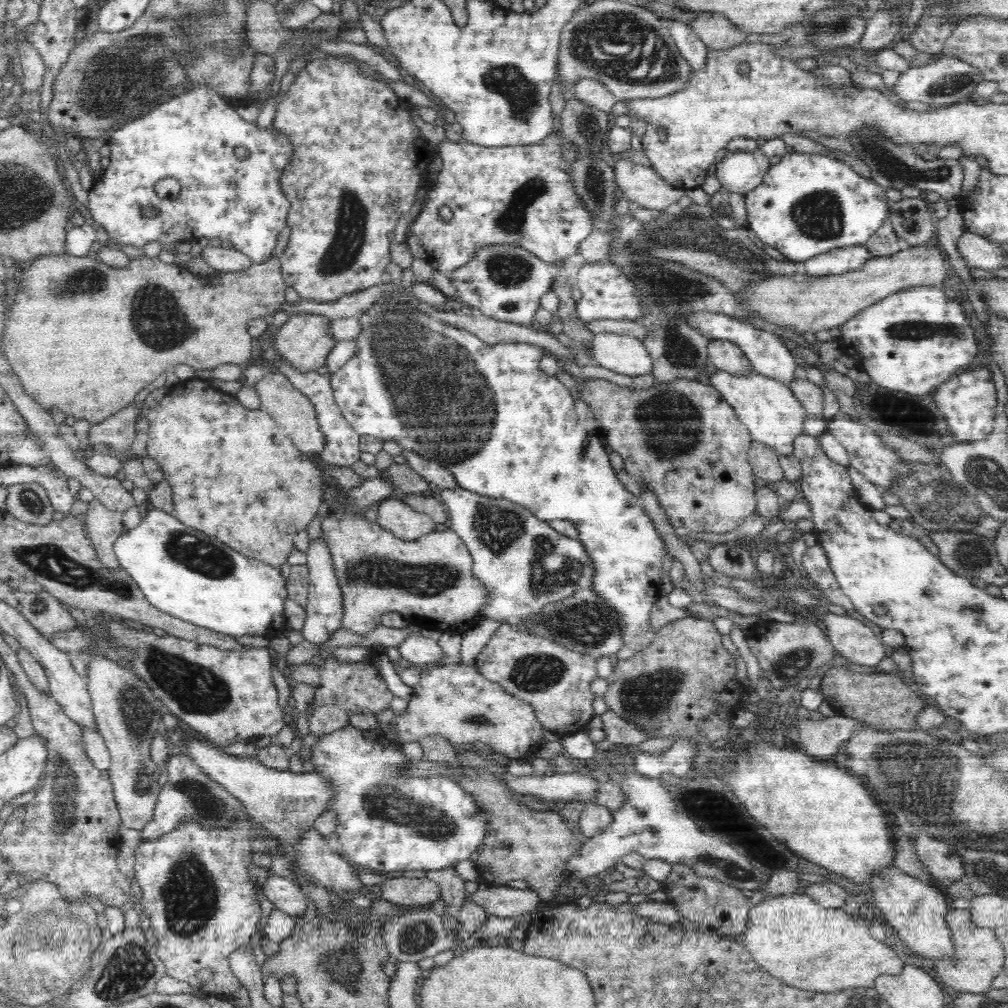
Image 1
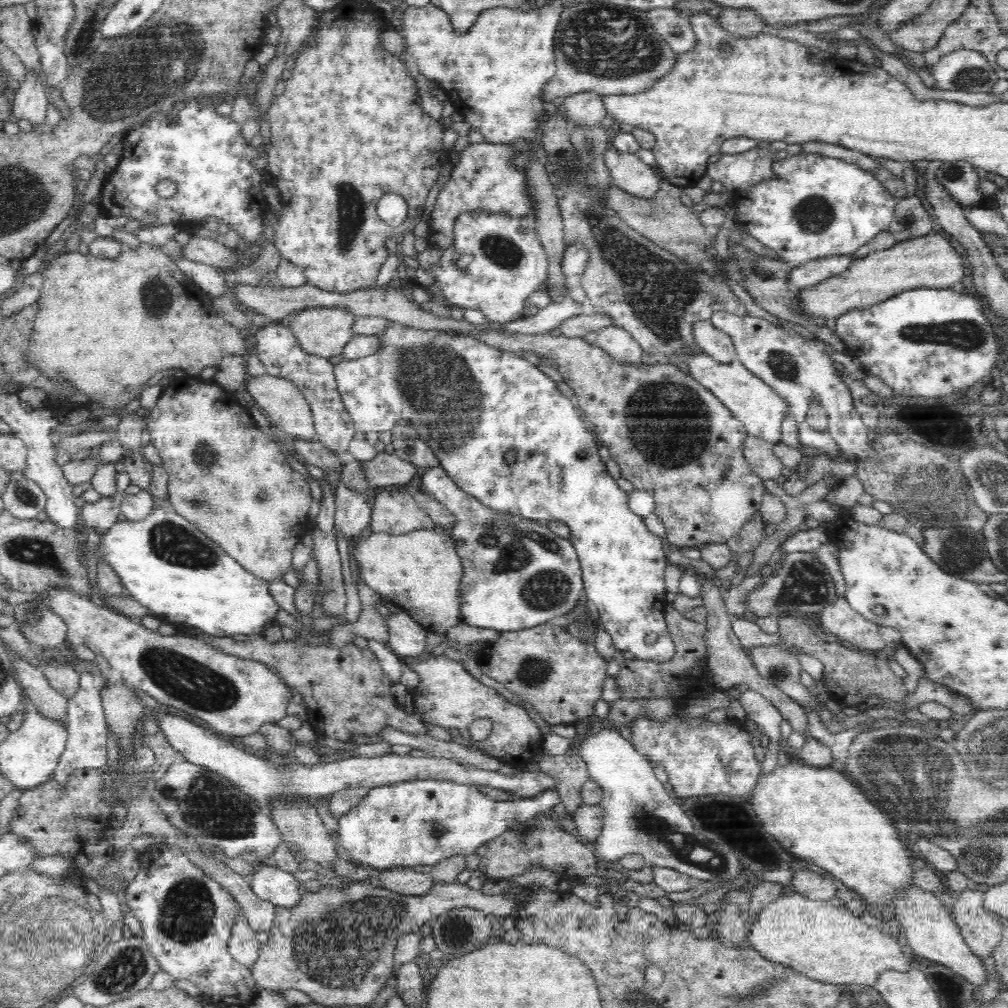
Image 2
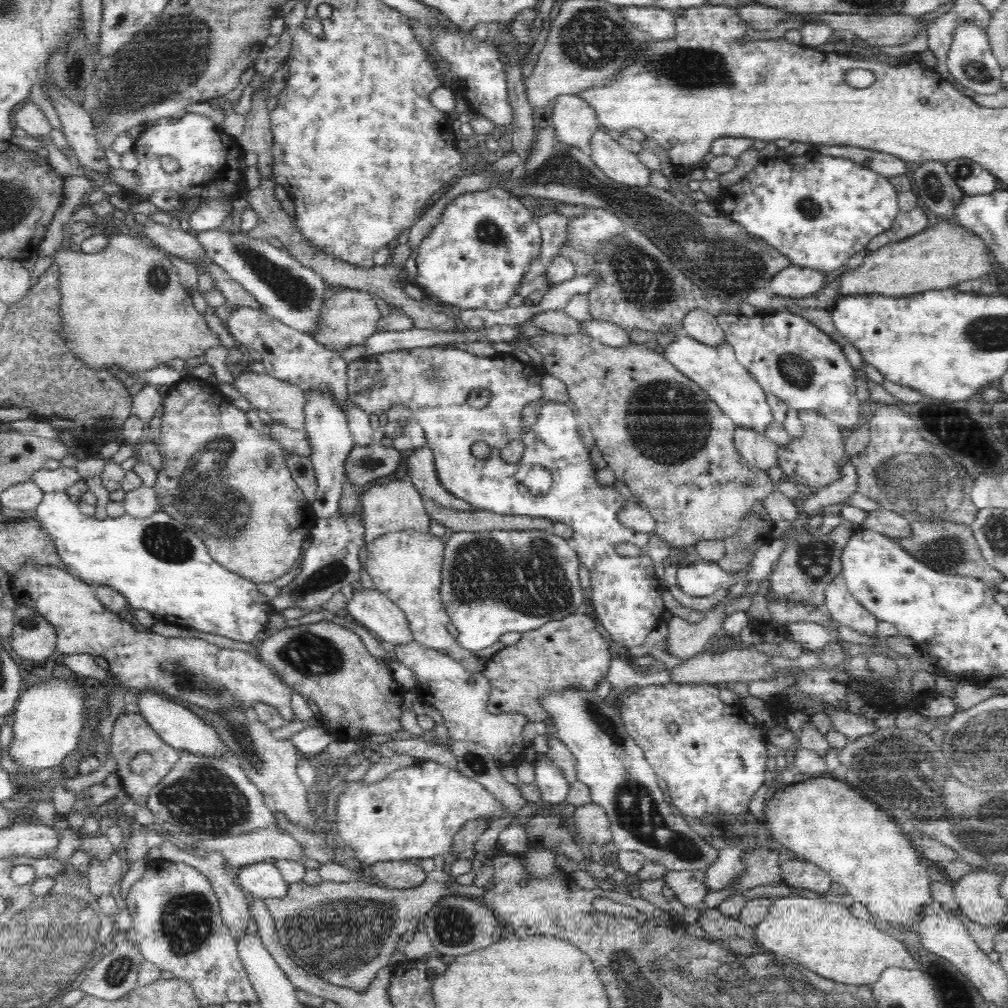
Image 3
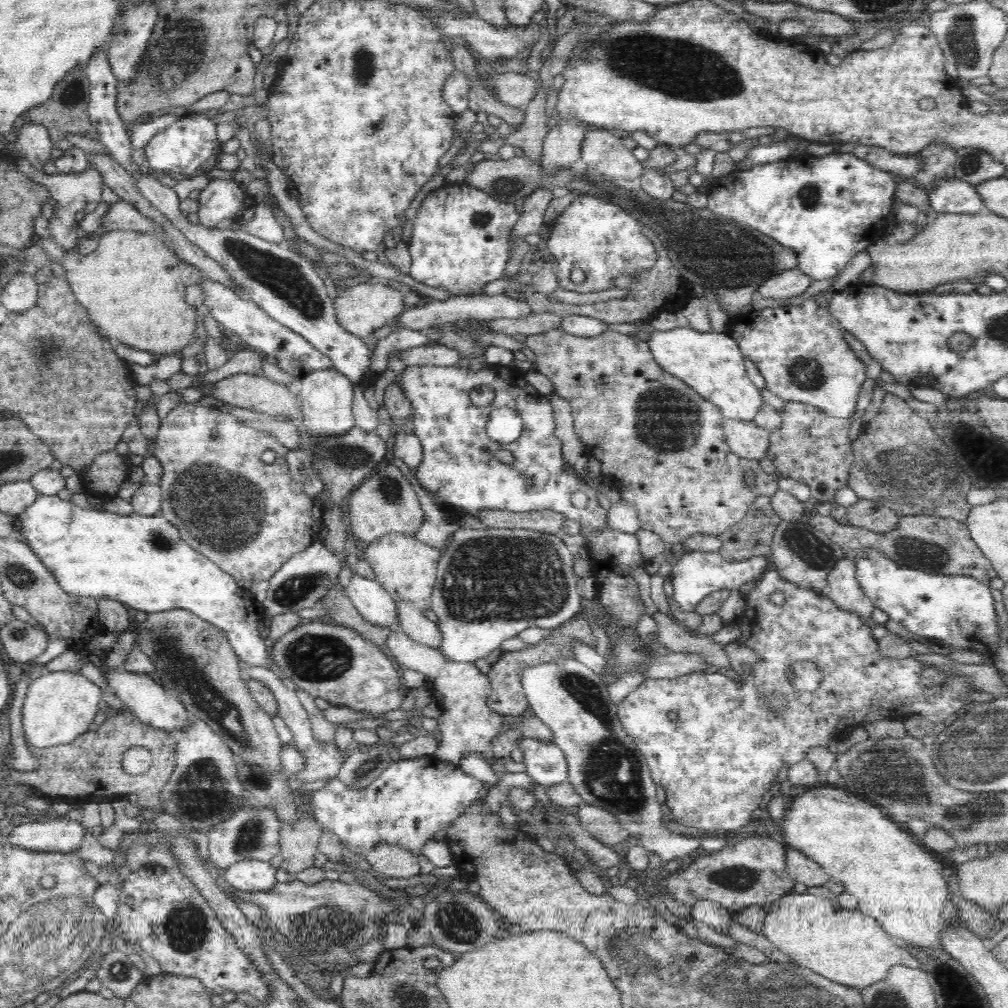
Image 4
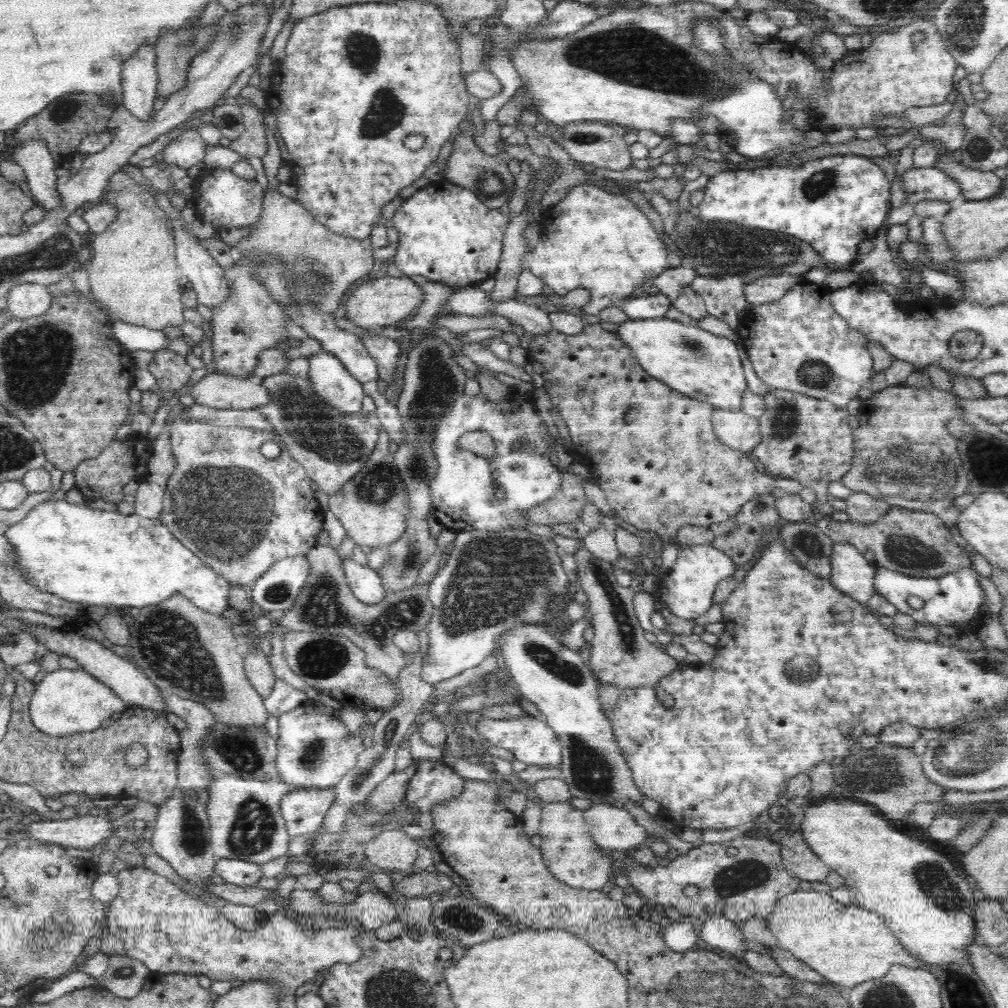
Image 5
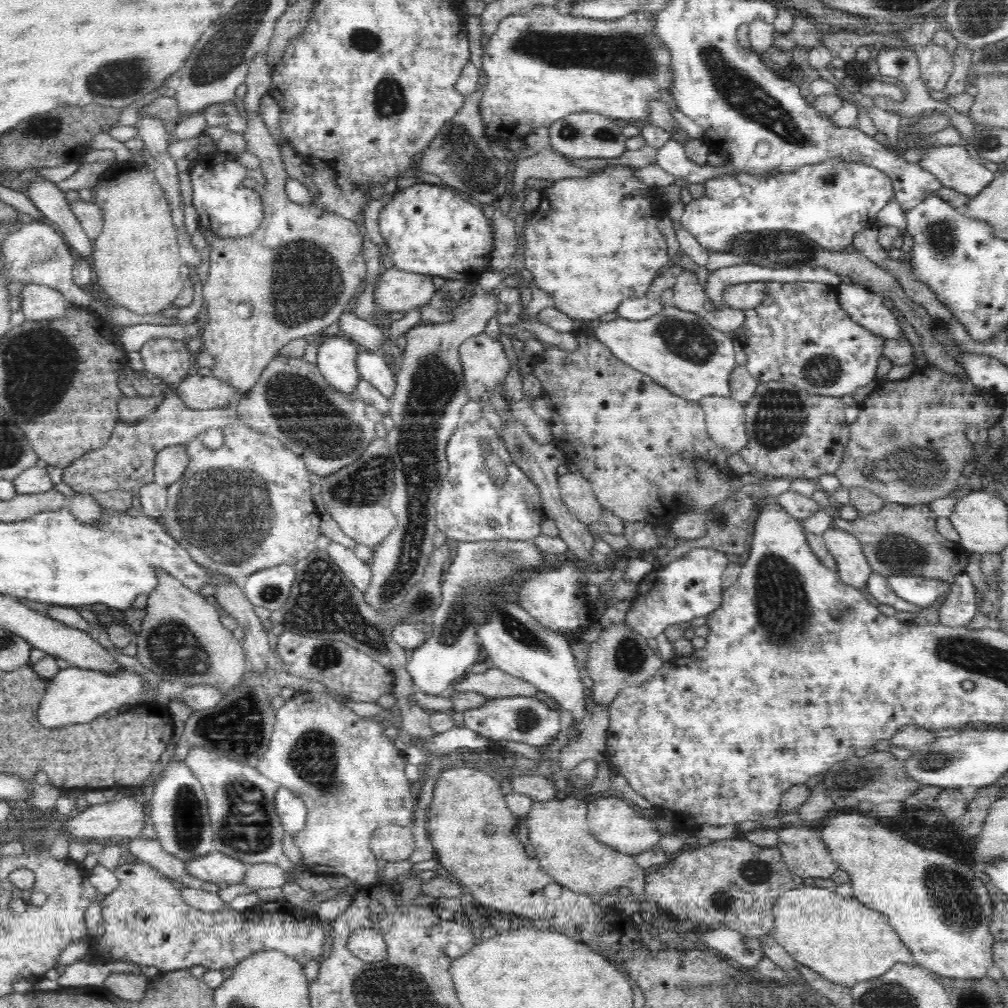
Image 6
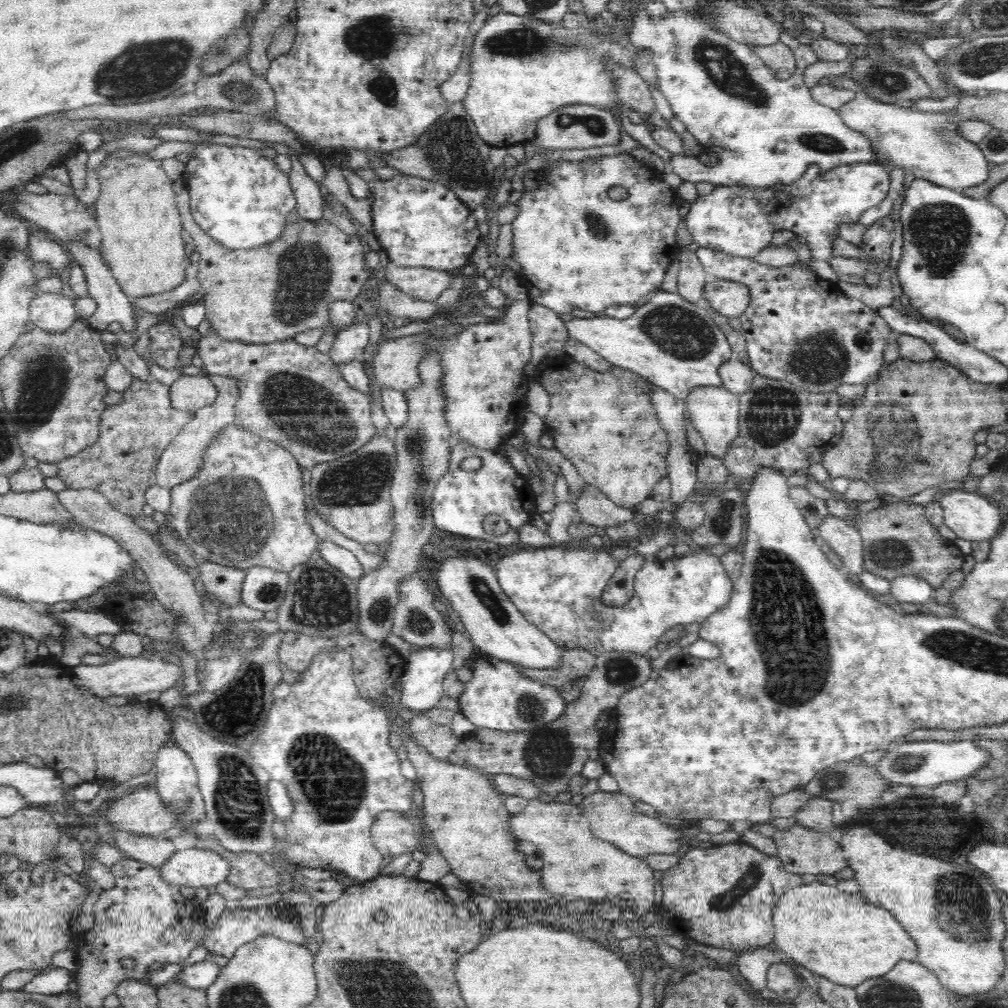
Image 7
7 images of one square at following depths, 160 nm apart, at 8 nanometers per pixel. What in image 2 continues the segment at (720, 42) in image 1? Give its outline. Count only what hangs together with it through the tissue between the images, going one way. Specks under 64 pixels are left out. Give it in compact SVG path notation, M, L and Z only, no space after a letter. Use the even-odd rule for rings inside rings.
M723 7L718 21L727 32L741 38L764 34L766 28L769 27L760 19L760 15L756 14L756 11L746 8Z

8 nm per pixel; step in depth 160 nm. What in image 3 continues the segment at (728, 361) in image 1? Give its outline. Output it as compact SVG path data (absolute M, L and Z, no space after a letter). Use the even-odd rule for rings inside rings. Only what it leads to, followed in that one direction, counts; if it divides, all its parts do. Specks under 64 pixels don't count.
M696 308L684 316L684 324L678 335L690 338L710 346L716 346L726 342L725 333L720 328L717 316Z

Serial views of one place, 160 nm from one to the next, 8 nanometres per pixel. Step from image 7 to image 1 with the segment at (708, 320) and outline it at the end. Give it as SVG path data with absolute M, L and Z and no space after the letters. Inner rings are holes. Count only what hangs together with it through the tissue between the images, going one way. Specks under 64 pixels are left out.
M720 369L709 370L710 386L715 388L732 405L742 424L750 431L752 440L758 441L773 448L778 455L792 455L793 440L802 434L803 422L809 412L804 405L793 395L792 389L767 376L752 371L747 375L734 375Z

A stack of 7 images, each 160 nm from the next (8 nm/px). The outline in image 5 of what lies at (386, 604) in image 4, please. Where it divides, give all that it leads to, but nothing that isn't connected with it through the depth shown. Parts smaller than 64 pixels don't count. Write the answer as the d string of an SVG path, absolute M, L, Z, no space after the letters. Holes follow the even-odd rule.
M342 558L347 584L354 596L366 604L374 604L386 596L382 580L376 570L356 564L353 558Z

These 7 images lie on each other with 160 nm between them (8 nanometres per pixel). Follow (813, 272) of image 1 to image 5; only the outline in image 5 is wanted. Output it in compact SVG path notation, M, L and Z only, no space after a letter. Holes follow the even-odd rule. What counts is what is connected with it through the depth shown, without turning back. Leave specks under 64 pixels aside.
M780 273L774 276L760 277L746 283L743 293L745 300L756 306L778 300L792 287L803 283L804 278L800 275Z

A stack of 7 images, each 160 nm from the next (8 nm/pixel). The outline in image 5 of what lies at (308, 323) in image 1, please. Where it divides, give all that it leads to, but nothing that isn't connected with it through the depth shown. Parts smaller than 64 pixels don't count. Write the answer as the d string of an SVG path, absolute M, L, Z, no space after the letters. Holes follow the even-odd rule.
M386 275L381 279L373 277L360 285L350 296L346 305L346 318L362 328L376 328L378 326L395 326L406 319L414 310L419 308L424 300L424 291L410 277L392 277Z

